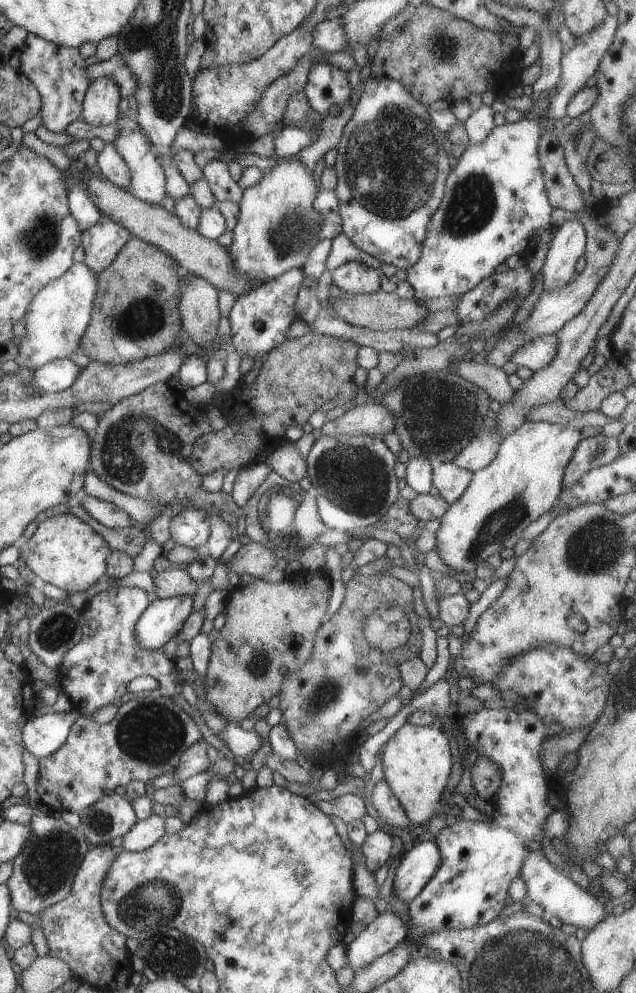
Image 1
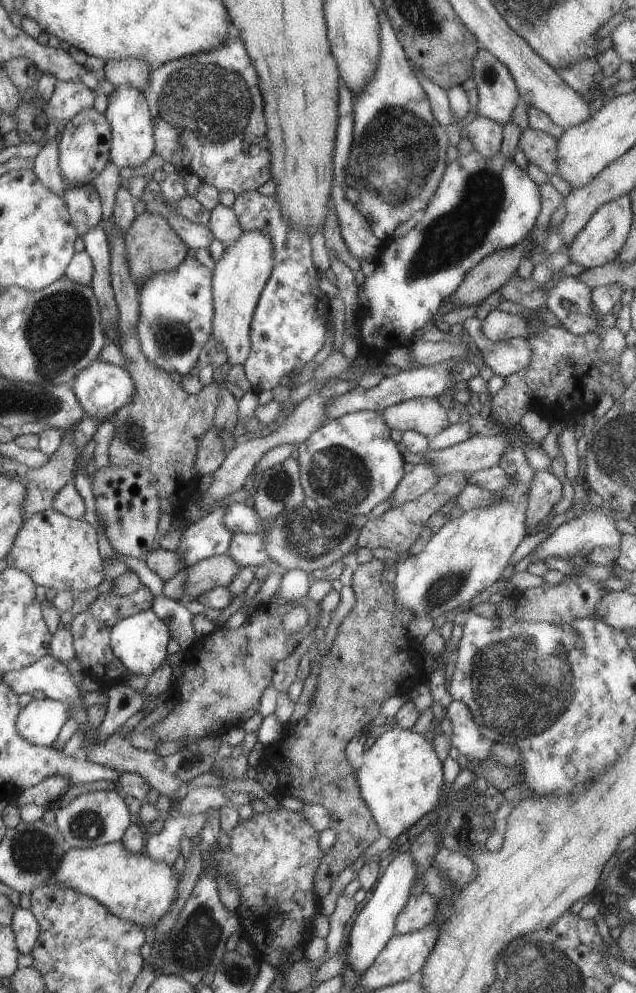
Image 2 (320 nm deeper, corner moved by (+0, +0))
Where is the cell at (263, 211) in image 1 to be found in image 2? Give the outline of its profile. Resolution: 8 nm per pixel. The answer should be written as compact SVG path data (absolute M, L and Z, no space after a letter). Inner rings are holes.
M265 230L241 232L235 244L224 248L211 272L213 318L211 333L223 346L223 353L232 366L242 364L249 354L249 324L261 290L273 270L273 246Z

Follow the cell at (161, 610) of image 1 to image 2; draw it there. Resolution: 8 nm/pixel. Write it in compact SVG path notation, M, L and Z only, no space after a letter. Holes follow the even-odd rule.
M151 609L135 612L130 616L125 616L123 620L115 622L115 625L109 630L109 647L115 657L130 676L145 674L150 676L155 668L159 668L165 661L167 654L167 642L170 640L169 631L162 620L159 620Z

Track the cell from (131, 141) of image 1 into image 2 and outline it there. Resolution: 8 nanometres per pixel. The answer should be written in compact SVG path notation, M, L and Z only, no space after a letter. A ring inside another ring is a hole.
M117 86L108 96L107 108L103 112L111 134L108 162L119 169L139 167L153 154L153 122L142 92L133 86Z

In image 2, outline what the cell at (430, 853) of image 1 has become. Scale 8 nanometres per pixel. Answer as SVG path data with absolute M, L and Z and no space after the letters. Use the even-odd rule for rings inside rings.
M407 850L407 852L395 856L375 882L371 898L359 910L347 939L347 951L344 958L349 962L353 973L359 975L365 973L367 968L371 966L371 962L375 960L375 956L383 950L383 946L387 944L389 938L394 936L393 922L411 896L417 870L419 868L415 866L415 860L413 860L411 852Z

